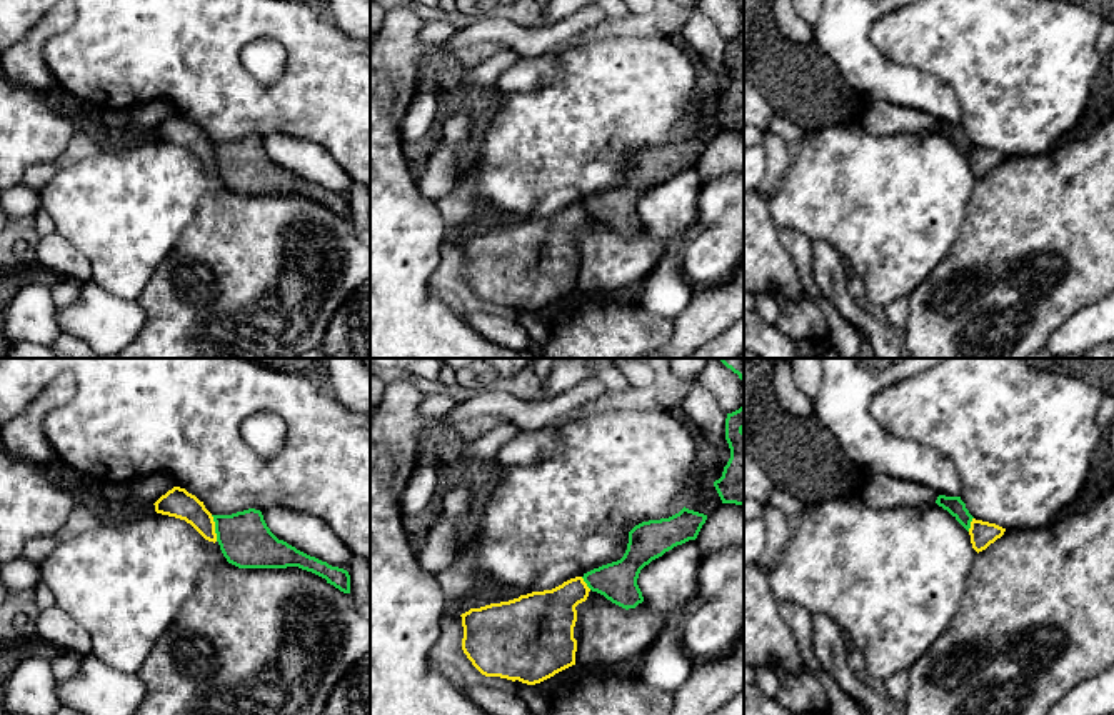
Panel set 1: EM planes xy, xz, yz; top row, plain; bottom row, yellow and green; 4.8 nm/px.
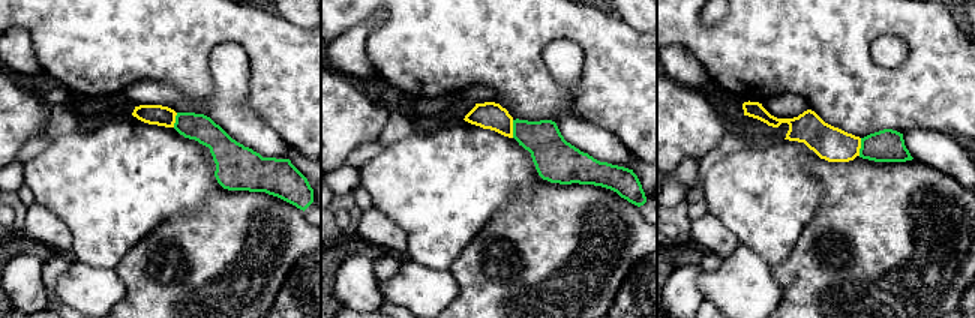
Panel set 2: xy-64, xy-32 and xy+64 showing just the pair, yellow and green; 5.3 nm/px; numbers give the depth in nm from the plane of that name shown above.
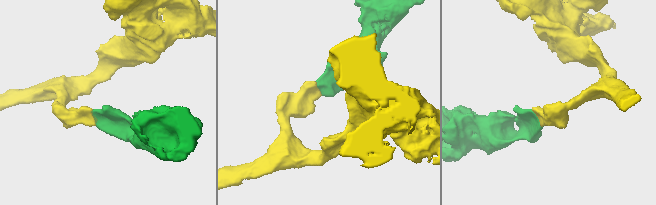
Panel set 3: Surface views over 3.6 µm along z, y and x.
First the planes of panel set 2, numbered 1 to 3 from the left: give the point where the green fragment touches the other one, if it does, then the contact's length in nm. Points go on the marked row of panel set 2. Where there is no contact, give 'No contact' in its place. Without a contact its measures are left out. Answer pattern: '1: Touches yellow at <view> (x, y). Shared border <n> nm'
1: Touches yellow at xy-64 (174, 120). Shared border 80 nm
2: Touches yellow at xy-32 (512, 129). Shared border 100 nm
3: Touches yellow at xy+64 (860, 147). Shared border 100 nm

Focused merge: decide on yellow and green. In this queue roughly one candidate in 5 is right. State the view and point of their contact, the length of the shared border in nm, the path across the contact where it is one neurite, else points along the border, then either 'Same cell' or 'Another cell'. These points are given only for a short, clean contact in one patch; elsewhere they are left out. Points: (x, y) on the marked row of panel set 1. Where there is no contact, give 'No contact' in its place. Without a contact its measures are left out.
Touches yellow at xy (214, 529). Shared border 130 nm. Boundary: xy (210, 515), (217, 540). Another cell

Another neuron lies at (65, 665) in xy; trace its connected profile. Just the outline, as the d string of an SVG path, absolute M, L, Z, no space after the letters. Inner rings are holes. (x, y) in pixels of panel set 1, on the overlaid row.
M60 653L57 658L50 660L52 672L58 682L68 680L80 665L80 657L73 653Z

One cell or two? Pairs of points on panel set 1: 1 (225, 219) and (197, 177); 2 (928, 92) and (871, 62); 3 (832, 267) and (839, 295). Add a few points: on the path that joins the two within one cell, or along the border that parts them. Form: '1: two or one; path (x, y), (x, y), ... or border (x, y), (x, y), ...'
1: two; border (227, 189), (207, 194), (187, 225)
2: one; path (914, 89), (891, 82), (884, 75)
3: one; path (832, 274), (834, 289)

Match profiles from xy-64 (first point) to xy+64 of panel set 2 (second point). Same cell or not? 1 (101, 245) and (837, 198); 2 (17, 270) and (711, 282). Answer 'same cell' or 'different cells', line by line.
1: different cells
2: different cells

